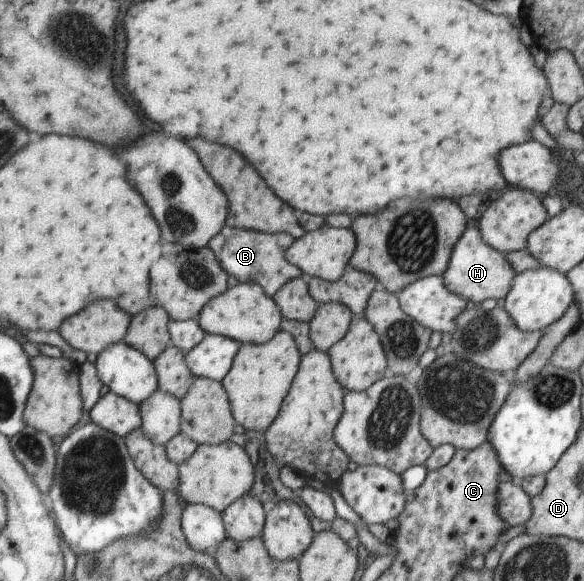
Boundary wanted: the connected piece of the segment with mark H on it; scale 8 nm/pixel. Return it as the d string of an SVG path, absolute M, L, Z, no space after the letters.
M476 224L466 227L464 233L458 238L456 245L452 249L452 257L441 278L446 283L446 287L462 299L470 300L475 305L479 305L484 299L500 299L509 293L510 286L516 273L511 268L505 254L498 253L491 248L485 240L480 239L479 229Z

